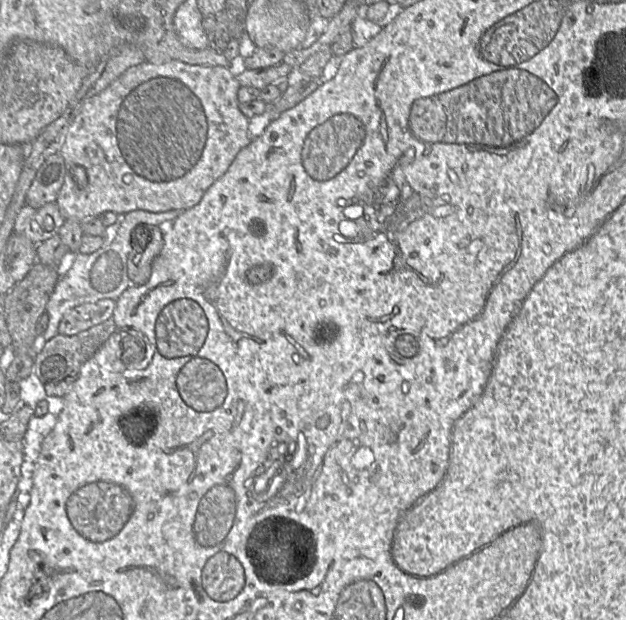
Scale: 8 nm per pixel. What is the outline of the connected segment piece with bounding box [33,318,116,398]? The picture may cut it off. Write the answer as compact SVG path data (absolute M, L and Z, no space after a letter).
M110 318L76 335L57 334L47 340L43 349L33 359L34 373L42 382L47 395L63 398L78 379L82 366L99 350L115 330L115 322L113 318Z

